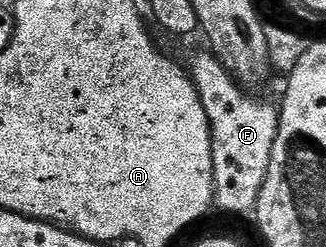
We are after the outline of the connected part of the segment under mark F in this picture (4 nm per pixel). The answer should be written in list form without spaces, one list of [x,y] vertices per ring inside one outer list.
[[[204,50],[198,53],[186,64],[186,71],[198,90],[198,98],[202,98],[202,110],[206,110],[206,118],[212,131],[215,207],[224,212],[251,213],[258,202],[262,182],[266,182],[266,170],[270,170],[270,156],[274,154],[274,140],[280,126],[280,108],[276,104],[267,104],[264,100],[251,100],[236,77],[226,70],[223,62],[217,56],[213,56],[211,51]]]

